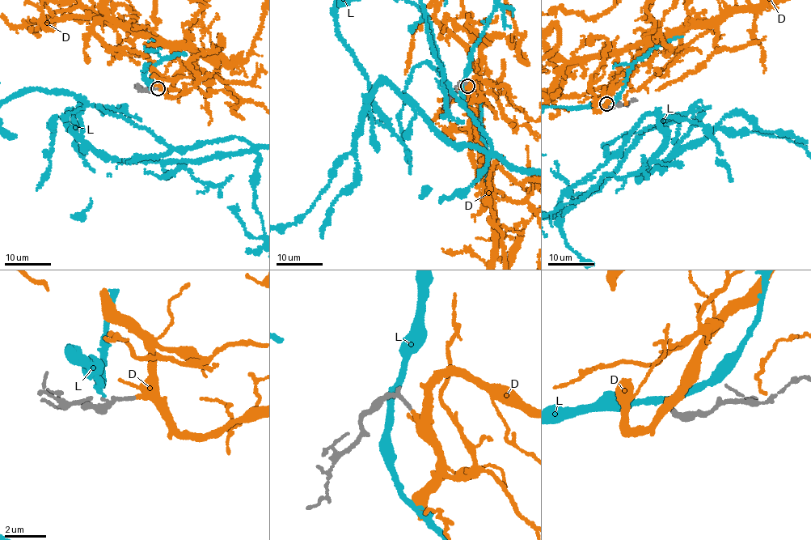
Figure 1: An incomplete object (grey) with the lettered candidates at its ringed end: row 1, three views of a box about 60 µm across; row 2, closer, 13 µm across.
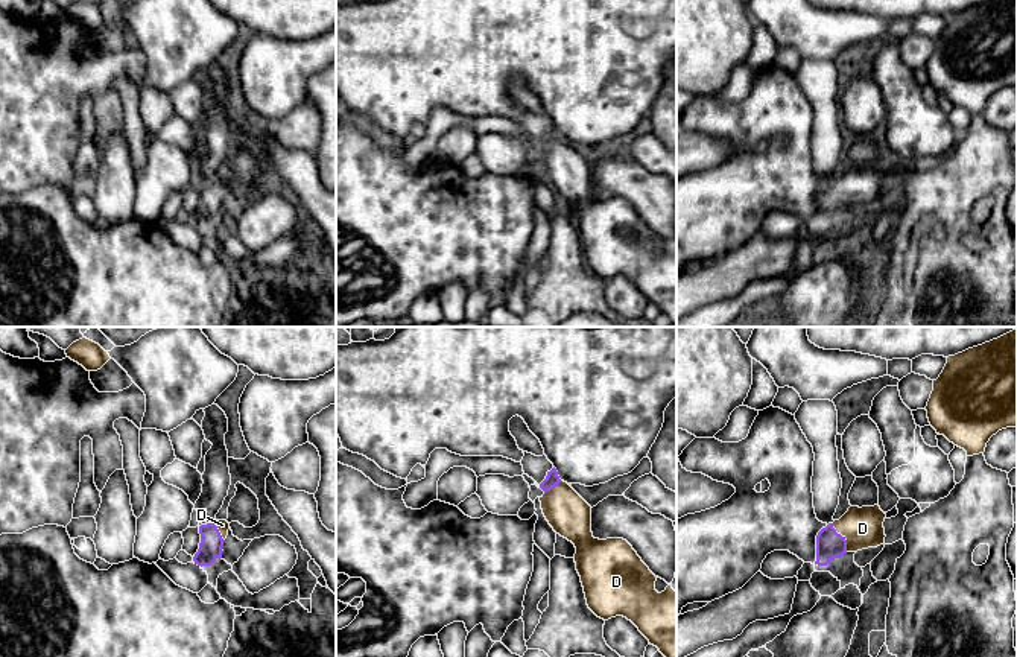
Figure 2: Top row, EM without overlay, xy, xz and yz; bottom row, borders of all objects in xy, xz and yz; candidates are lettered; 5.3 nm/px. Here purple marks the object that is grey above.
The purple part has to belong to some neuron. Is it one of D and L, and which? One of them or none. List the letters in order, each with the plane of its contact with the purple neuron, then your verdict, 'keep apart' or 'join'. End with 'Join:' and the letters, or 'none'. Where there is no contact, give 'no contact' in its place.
D: yz | join
L: no contact | keep apart
Join: D

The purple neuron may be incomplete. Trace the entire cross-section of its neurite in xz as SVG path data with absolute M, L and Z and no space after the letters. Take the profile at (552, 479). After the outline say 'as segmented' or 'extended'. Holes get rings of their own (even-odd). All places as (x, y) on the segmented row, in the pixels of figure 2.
M555 467L547 471L540 488L544 491L540 502L546 520L556 534L576 548L575 563L588 608L604 620L616 616L626 617L664 657L676 657L676 592L672 586L658 593L655 590L657 576L626 540L593 537L591 506L567 482L559 479Z; extended

